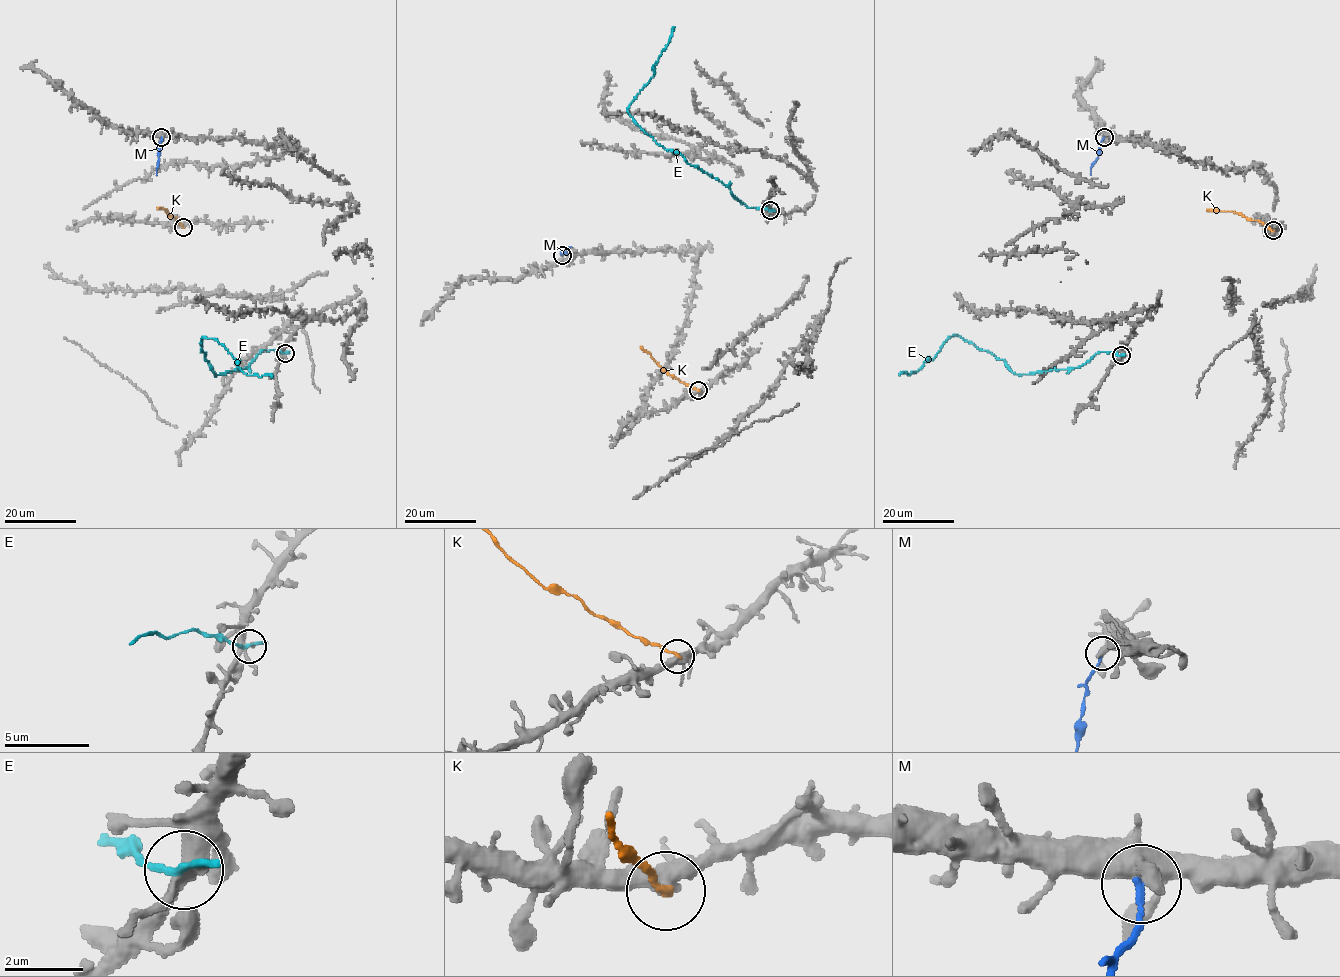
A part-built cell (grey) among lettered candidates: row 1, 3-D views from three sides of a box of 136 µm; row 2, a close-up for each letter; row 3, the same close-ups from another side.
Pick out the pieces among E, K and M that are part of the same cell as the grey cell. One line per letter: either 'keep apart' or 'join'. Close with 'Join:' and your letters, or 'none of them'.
E: keep apart
K: keep apart
M: keep apart
Join: none of them

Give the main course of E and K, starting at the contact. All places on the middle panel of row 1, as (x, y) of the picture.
E: (770, 209), (741, 203), (719, 181), (657, 143), (628, 112), (628, 105), (653, 76), (653, 66), (673, 26)
K: (698, 390), (671, 377), (640, 345)

